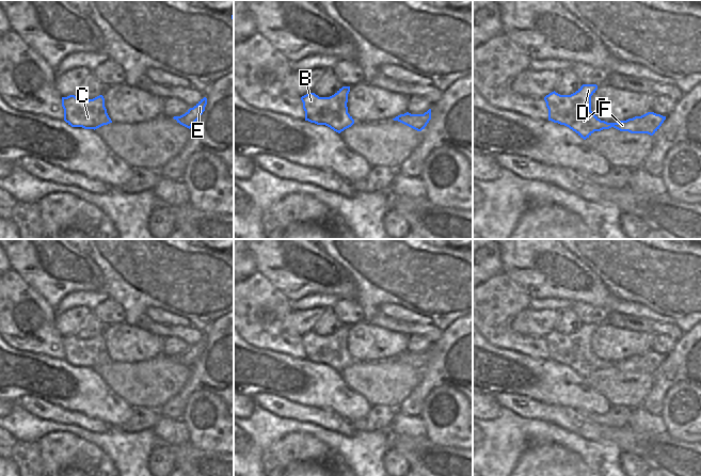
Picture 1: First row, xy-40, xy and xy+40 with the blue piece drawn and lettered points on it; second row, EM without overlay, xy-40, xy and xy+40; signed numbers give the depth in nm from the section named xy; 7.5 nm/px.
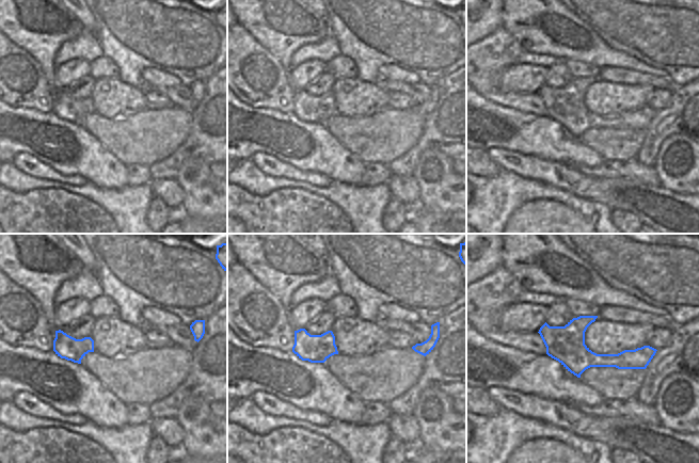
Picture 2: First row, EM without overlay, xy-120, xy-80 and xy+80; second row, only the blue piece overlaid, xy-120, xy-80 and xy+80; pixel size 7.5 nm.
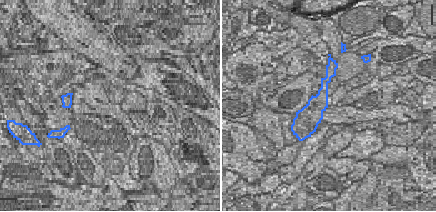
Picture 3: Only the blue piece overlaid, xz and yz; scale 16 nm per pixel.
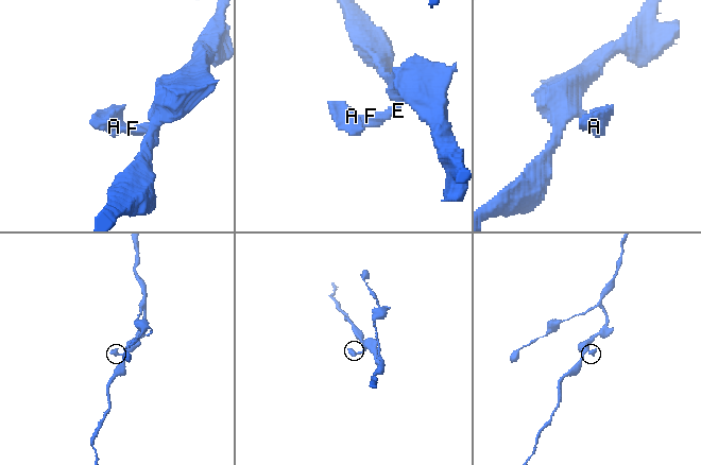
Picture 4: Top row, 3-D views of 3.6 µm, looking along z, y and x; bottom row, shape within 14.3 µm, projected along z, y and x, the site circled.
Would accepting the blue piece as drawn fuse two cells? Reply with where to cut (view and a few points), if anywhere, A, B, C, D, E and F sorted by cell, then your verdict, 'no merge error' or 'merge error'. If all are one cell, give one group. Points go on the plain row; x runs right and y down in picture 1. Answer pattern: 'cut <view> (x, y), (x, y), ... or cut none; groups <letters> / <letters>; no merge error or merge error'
cut none; groups A B C D E F; no merge error

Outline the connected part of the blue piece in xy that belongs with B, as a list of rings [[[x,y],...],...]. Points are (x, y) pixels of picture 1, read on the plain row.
[[[342,326],[330,336],[319,336],[308,332],[301,336],[305,350],[305,360],[317,364],[325,364],[340,372],[354,363],[348,352],[348,333],[350,326]]]

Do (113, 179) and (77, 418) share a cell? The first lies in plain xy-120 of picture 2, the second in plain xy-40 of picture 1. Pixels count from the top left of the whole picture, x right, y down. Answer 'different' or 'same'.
different

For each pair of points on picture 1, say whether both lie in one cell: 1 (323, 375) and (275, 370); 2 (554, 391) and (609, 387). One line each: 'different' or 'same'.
1: same
2: different

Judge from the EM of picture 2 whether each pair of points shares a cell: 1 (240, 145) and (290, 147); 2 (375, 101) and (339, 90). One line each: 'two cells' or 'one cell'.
1: one cell
2: one cell

